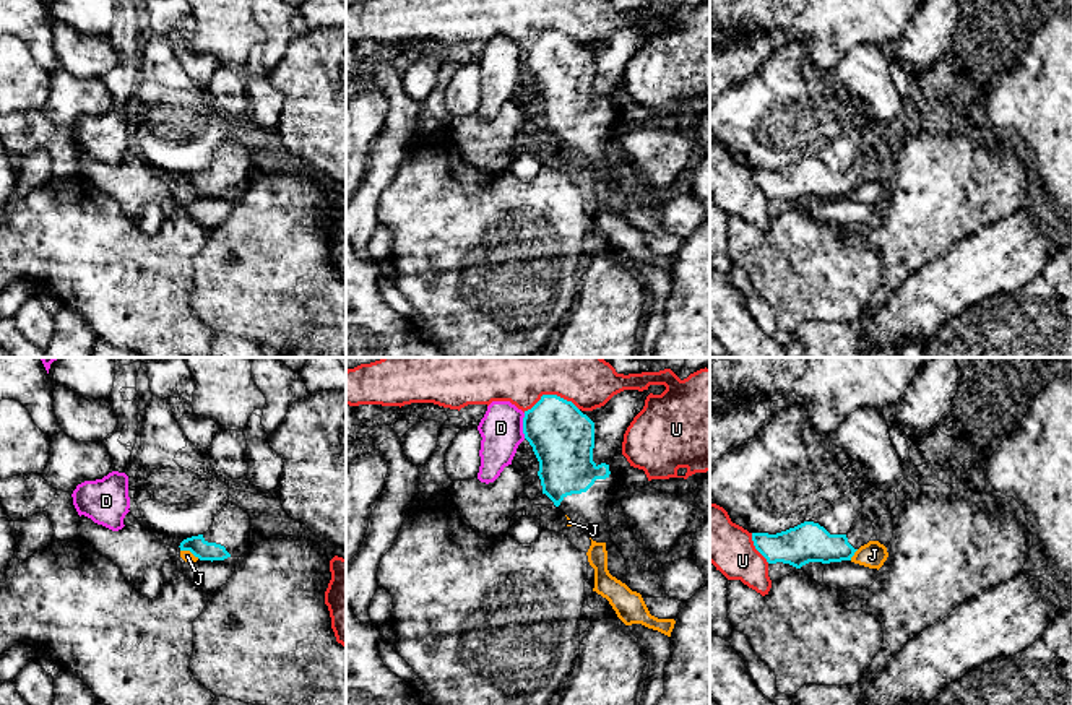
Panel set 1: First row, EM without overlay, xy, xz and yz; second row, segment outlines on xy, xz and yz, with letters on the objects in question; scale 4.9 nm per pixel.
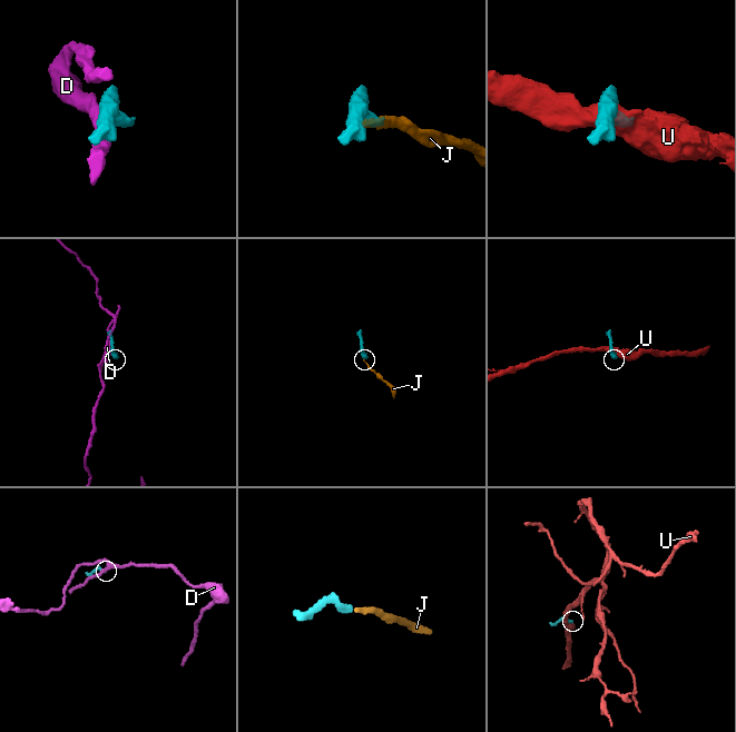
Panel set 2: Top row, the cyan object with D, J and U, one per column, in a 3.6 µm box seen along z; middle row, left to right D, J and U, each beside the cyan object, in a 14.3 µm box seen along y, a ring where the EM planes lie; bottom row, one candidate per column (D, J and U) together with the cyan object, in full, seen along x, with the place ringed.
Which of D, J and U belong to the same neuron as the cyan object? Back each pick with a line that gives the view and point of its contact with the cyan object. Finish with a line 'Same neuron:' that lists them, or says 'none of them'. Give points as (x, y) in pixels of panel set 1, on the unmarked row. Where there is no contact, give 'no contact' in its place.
Same neuron: none of them

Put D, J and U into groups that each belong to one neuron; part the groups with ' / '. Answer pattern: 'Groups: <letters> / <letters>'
Groups: D / J / U

